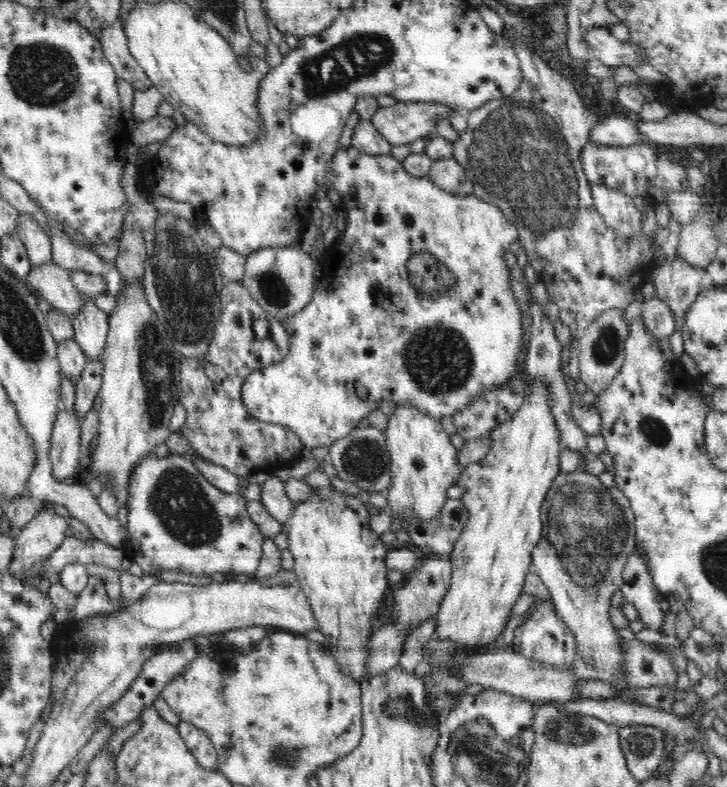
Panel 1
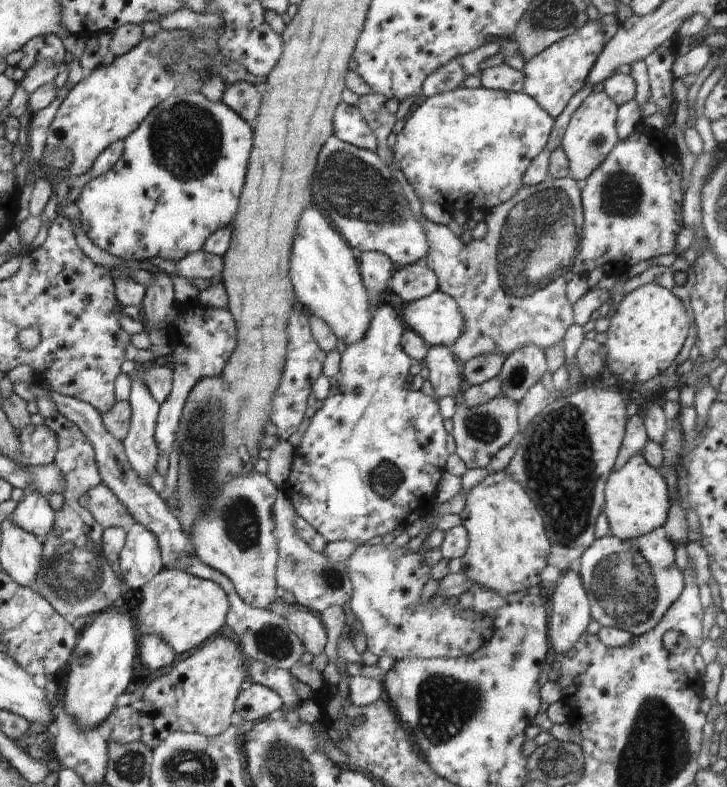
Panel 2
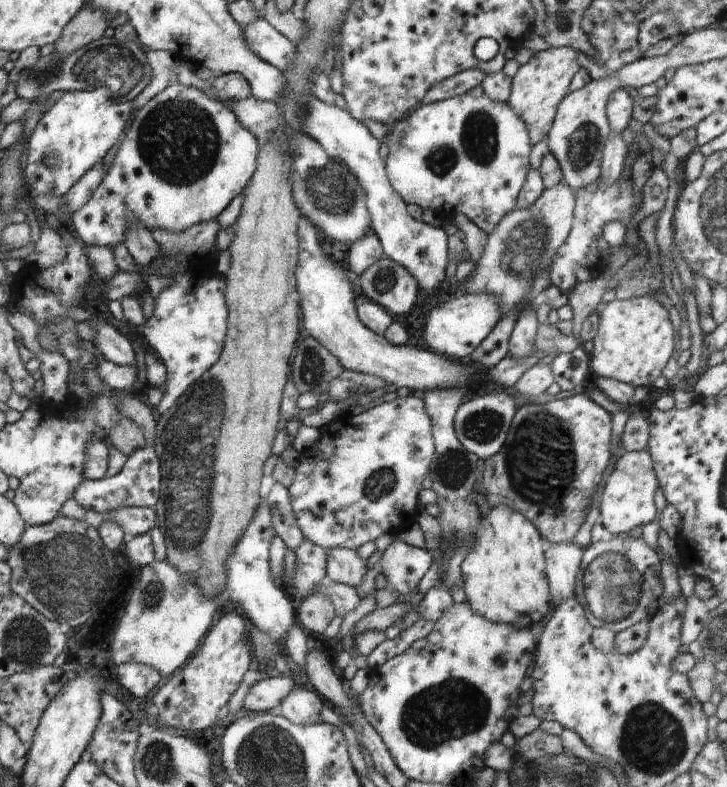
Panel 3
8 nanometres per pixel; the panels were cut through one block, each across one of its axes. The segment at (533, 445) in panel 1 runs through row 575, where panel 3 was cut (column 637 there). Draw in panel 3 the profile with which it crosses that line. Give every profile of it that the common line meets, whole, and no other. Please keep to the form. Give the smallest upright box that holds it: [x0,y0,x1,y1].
[598,451,659,535]

